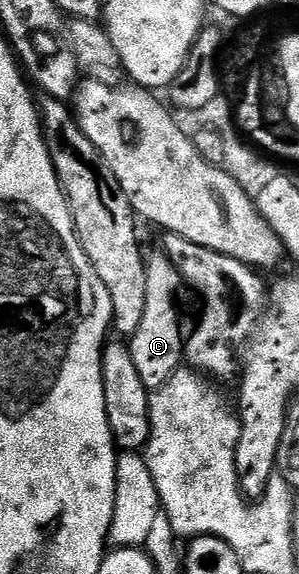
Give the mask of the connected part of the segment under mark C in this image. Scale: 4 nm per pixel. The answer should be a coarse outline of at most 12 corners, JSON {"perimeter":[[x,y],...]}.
{"perimeter":[[148,255],[146,313],[127,340],[149,392],[185,362],[177,269]]}

